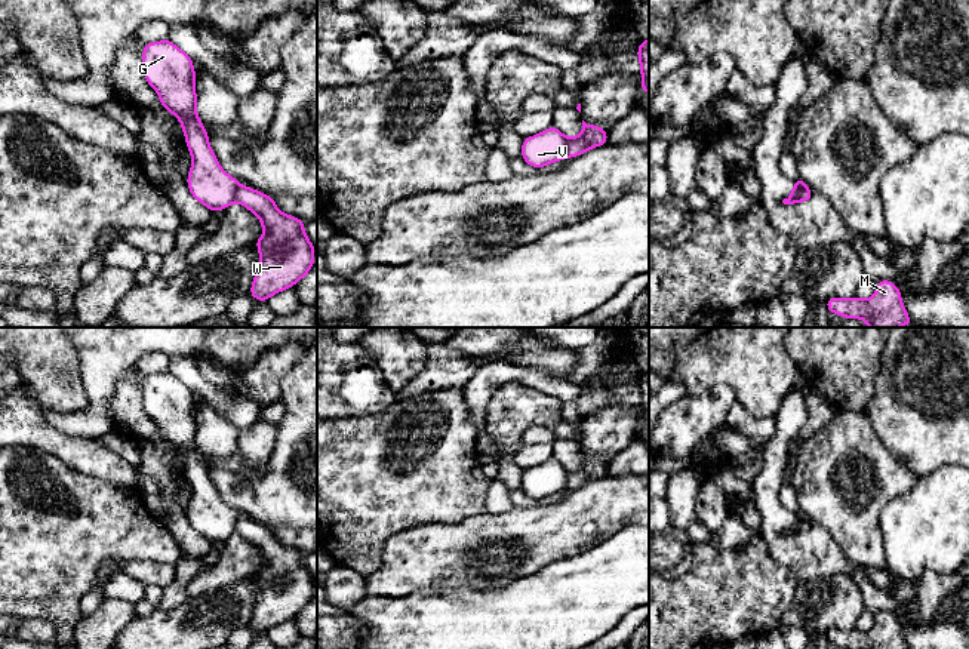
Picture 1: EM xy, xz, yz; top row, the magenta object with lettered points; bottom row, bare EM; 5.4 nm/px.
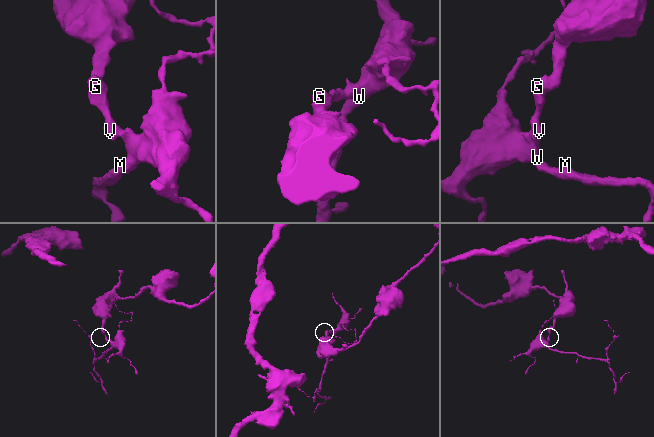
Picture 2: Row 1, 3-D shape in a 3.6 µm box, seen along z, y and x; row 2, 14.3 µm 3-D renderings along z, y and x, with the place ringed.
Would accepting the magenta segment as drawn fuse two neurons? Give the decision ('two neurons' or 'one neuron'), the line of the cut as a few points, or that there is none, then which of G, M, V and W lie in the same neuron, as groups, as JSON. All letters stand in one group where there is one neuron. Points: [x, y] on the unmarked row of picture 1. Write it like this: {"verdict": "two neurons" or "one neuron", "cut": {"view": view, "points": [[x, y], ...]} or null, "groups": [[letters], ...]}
{"verdict": "two neurons", "cut": {"view": "yz", "points": [[808, 520], [803, 520], [794, 529], [788, 529]]}, "groups": [["G", "V"], ["M", "W"]]}

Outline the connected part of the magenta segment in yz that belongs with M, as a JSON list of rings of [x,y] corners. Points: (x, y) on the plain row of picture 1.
[[[879,612],[870,631],[830,630],[825,639],[842,649],[910,649],[904,640],[901,622],[893,613]]]

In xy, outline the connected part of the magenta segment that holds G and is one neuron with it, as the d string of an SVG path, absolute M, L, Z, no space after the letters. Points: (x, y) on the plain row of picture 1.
M169 370L145 375L142 381L142 403L147 415L160 428L162 439L172 445L184 462L185 476L191 486L191 499L187 517L191 527L206 538L212 545L225 542L236 533L239 513L228 507L219 496L209 476L209 465L197 446L196 403L193 391Z

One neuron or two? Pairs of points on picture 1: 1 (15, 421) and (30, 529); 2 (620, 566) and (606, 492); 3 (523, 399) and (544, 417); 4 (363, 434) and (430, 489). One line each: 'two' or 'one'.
1: two
2: two
3: one
4: one

